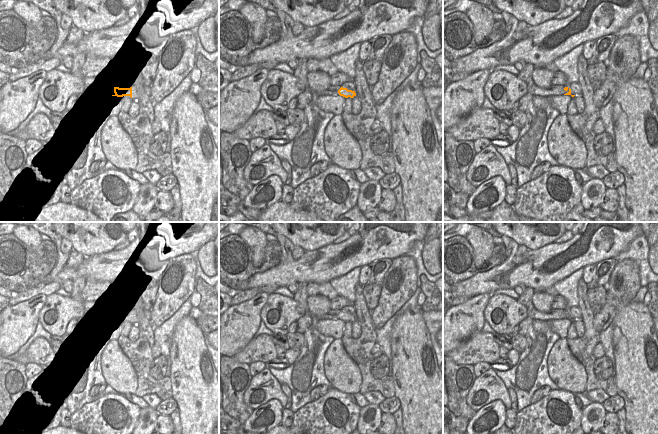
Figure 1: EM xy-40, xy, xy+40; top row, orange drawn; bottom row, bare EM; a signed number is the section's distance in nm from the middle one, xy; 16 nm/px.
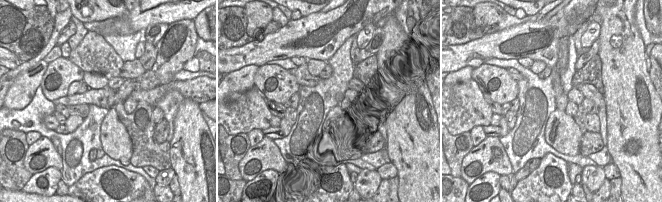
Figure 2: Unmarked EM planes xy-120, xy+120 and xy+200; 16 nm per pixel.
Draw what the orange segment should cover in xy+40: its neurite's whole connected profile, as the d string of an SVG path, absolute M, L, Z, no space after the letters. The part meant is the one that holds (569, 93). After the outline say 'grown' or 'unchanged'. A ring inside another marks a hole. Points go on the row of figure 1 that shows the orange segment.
M573 82L569 85L569 92L564 95L571 95L574 96L581 96L582 95L582 89L578 82Z | grown

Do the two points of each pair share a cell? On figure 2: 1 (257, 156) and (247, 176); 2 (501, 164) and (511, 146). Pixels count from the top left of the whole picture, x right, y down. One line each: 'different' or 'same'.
1: same
2: different

